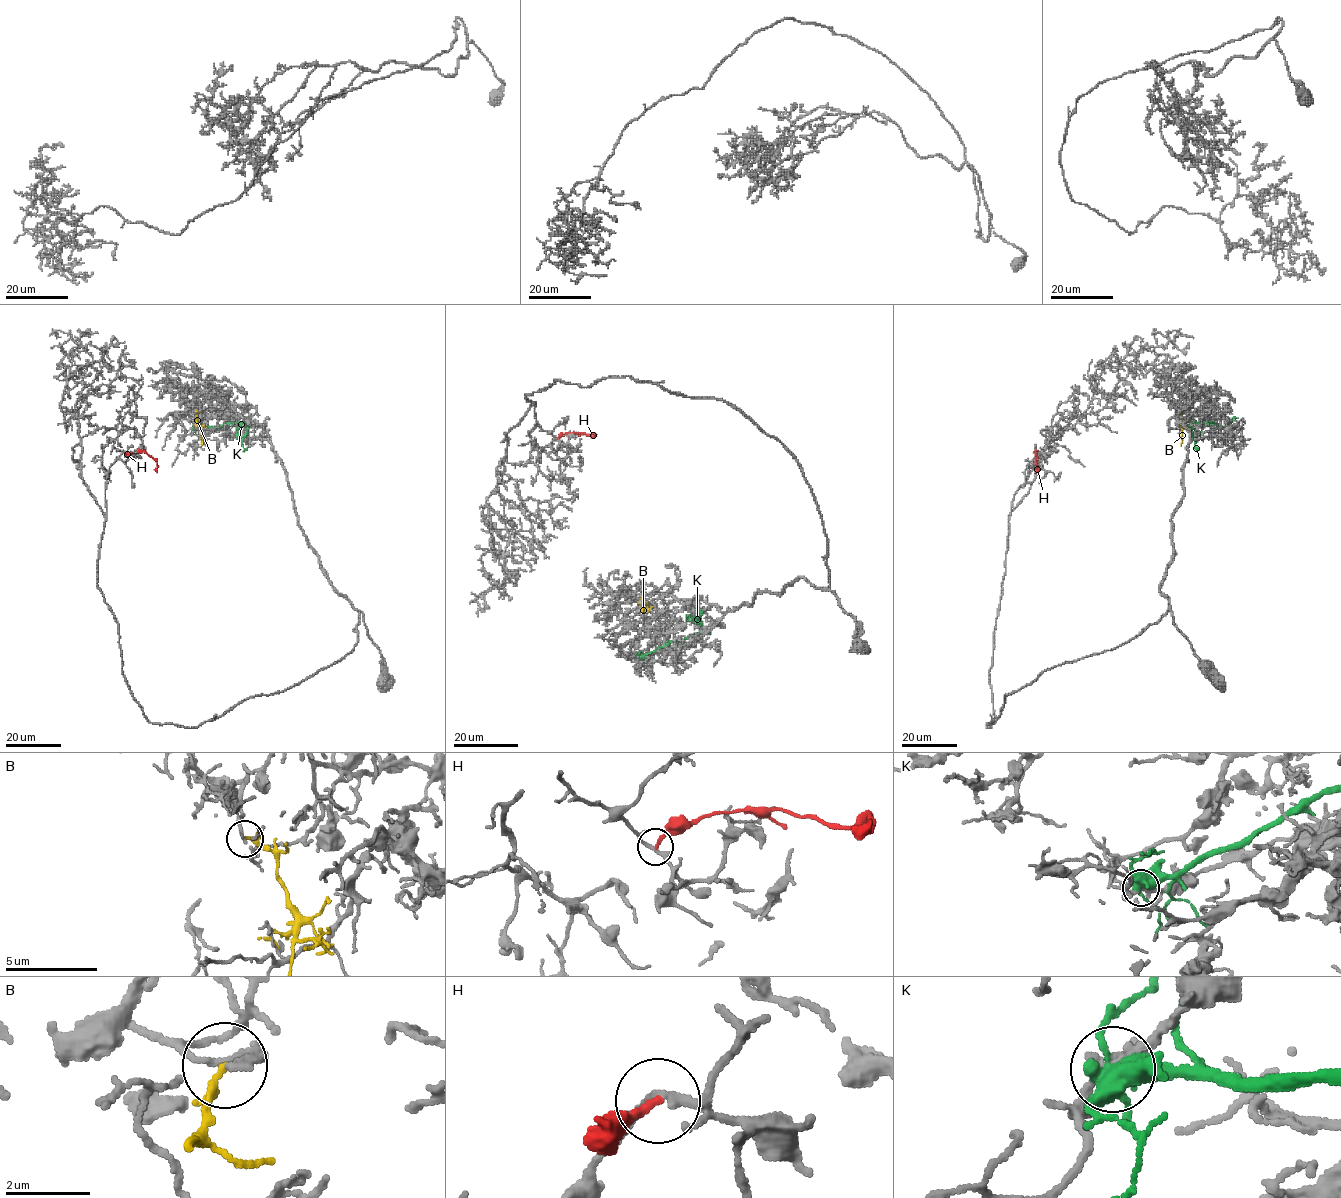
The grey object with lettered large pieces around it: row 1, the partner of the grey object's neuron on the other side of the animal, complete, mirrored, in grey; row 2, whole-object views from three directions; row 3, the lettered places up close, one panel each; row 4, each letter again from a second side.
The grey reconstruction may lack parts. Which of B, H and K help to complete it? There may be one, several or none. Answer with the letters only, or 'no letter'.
no letter

